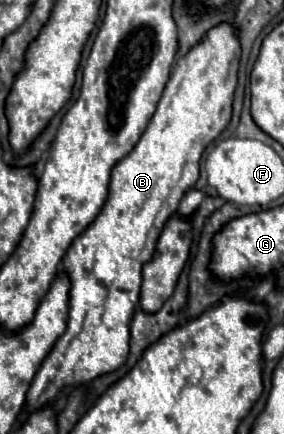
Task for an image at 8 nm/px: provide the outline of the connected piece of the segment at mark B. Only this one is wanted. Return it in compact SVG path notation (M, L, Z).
M220 22L210 28L200 44L176 60L170 80L164 88L164 94L156 106L156 112L142 134L140 142L126 154L114 168L110 176L110 192L106 204L94 222L72 242L64 256L62 270L70 276L70 318L66 332L58 338L46 362L42 362L34 382L28 390L26 402L28 410L38 410L46 404L52 404L64 386L76 386L90 382L100 374L120 368L128 356L128 328L132 314L140 302L140 284L142 268L152 260L156 242L164 228L164 222L178 210L178 204L186 190L194 186L200 170L200 156L204 148L228 126L232 116L232 98L236 90L236 74L240 62L240 40L232 32L230 22Z

